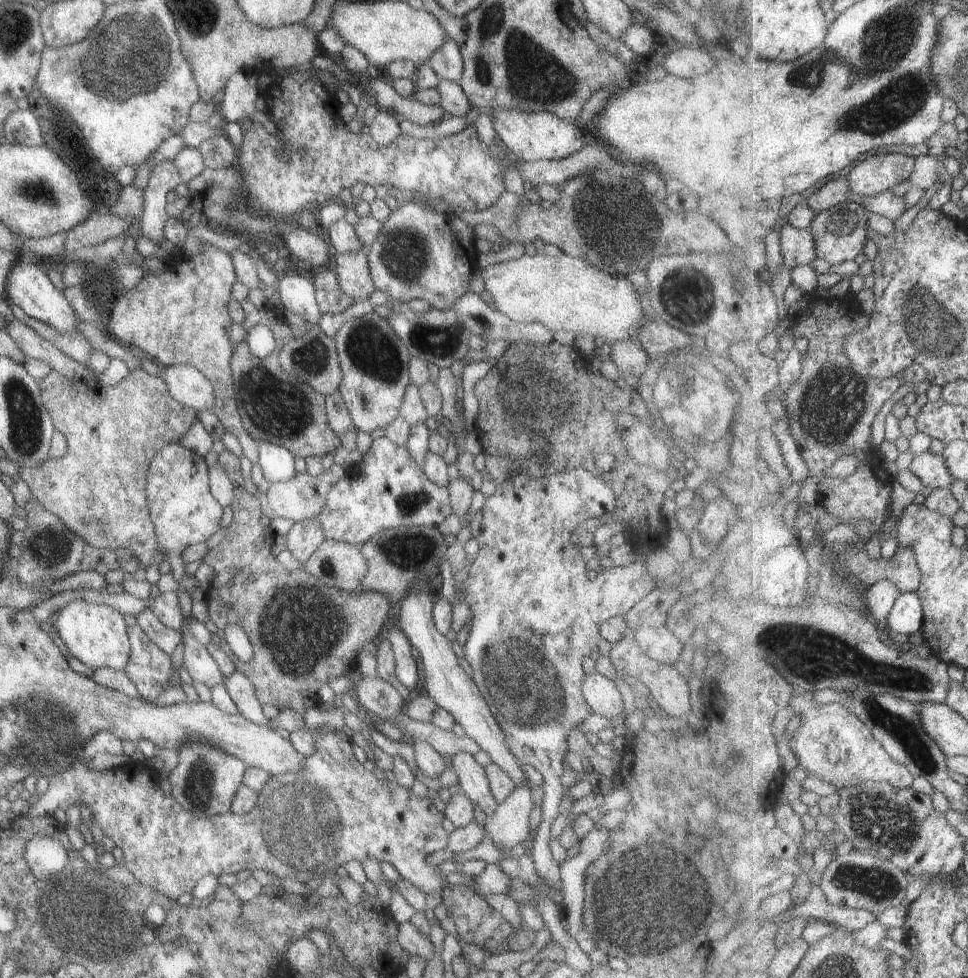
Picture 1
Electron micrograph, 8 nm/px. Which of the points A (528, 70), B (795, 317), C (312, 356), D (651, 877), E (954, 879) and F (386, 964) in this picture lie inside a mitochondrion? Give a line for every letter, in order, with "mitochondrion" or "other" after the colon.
A: mitochondrion
B: other
C: mitochondrion
D: mitochondrion
E: other
F: other

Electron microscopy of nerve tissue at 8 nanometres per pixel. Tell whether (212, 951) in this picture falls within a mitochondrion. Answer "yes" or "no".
no

